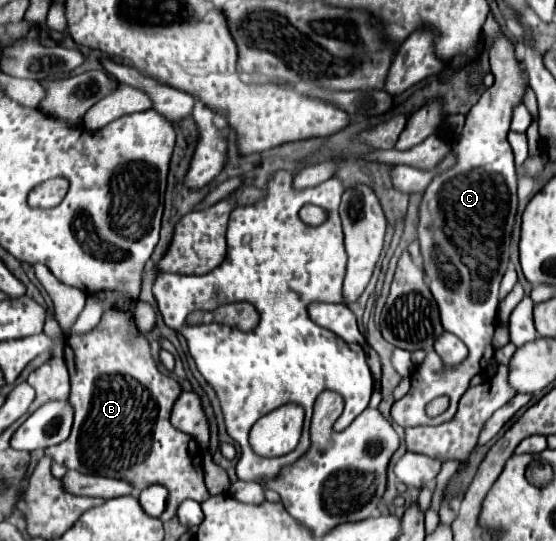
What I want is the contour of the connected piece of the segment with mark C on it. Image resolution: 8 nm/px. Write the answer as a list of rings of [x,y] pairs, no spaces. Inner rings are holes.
[[[497,41],[497,49],[493,49],[493,75],[495,83],[489,87],[477,105],[471,107],[465,119],[465,127],[461,135],[453,141],[453,149],[457,149],[457,169],[451,169],[445,173],[445,177],[437,177],[433,185],[423,195],[421,207],[419,207],[419,243],[421,243],[421,255],[425,263],[425,275],[429,279],[431,293],[439,305],[441,323],[445,331],[461,337],[461,341],[469,349],[469,357],[457,366],[457,369],[436,369],[437,364],[443,364],[435,351],[427,351],[423,362],[415,368],[411,375],[411,387],[405,399],[399,399],[391,407],[391,415],[395,415],[395,423],[405,425],[437,425],[449,421],[455,411],[461,395],[467,391],[469,381],[485,371],[487,361],[493,357],[493,331],[497,325],[497,305],[499,305],[499,283],[509,263],[509,243],[511,243],[511,229],[515,223],[515,211],[517,211],[517,171],[513,163],[513,151],[507,141],[509,123],[511,123],[511,111],[515,103],[521,103],[521,97],[525,93],[525,71],[515,61],[513,45],[505,45],[505,41]],[[441,257],[451,263],[453,267],[441,267]],[[447,395],[449,397],[449,409],[439,417],[429,417],[425,413],[425,407],[435,397]]]

